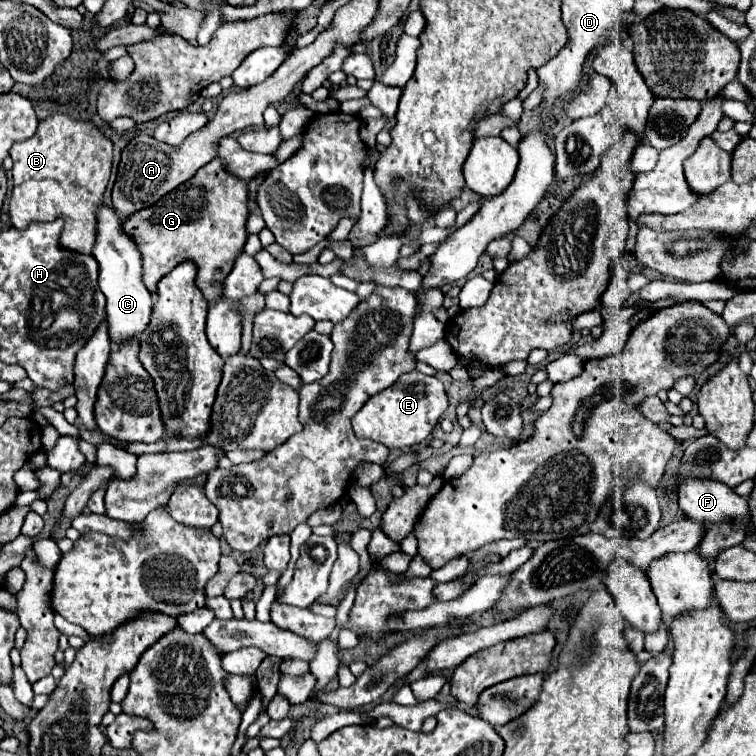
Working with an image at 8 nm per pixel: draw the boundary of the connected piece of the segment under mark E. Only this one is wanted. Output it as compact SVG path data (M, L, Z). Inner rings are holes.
M412 370L402 374L386 390L372 396L364 408L354 414L352 426L358 438L380 442L386 448L412 448L426 442L446 408L448 396L444 384L436 376L426 376L418 370Z

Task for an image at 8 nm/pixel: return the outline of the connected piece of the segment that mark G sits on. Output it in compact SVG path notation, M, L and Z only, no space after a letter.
M214 158L212 162L202 166L196 172L194 178L180 184L176 190L172 190L160 202L156 202L156 206L148 206L148 208L138 210L136 214L128 216L124 220L124 230L128 230L128 234L132 234L132 238L136 238L136 246L140 246L142 268L144 268L142 282L150 290L150 294L156 292L158 282L168 272L172 272L174 266L188 260L188 262L194 262L196 268L198 268L196 286L204 294L204 298L208 302L220 300L222 290L224 290L224 278L230 274L230 270L234 266L234 260L236 260L236 256L240 254L240 250L244 248L244 242L246 242L246 218L248 218L246 202L248 202L246 182L228 174L222 166L222 160Z

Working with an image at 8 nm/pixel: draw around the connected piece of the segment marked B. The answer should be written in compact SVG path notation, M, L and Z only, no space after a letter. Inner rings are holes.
M56 112L40 122L38 132L30 140L16 142L10 148L10 158L14 160L14 168L12 168L14 190L10 198L12 226L22 230L34 220L52 222L54 218L60 216L66 220L60 244L66 246L68 250L90 254L92 242L96 242L96 210L100 210L102 206L104 190L112 168L112 140L92 120L80 120Z

